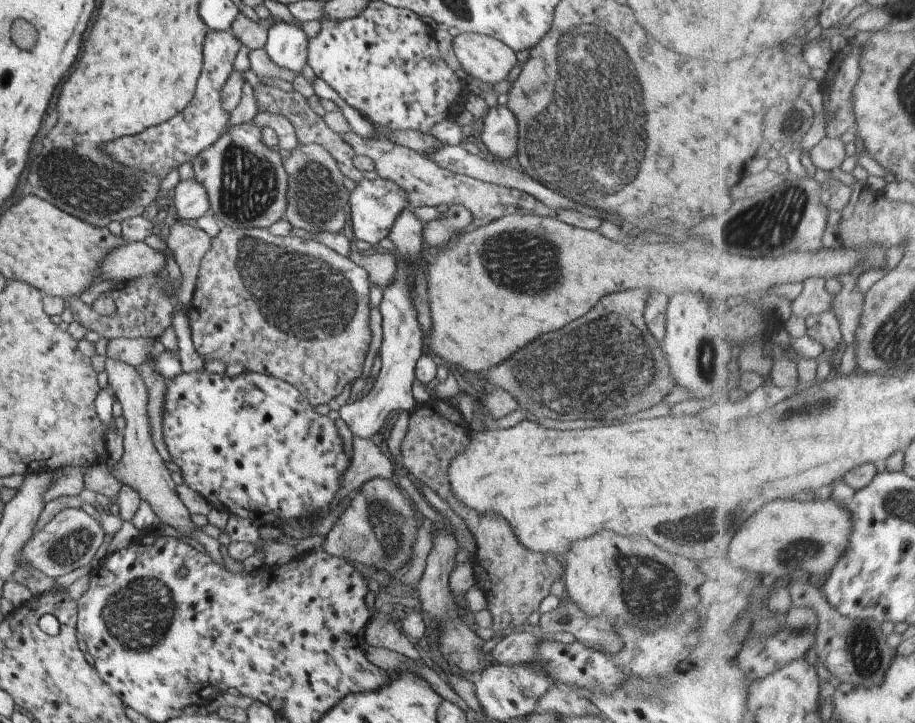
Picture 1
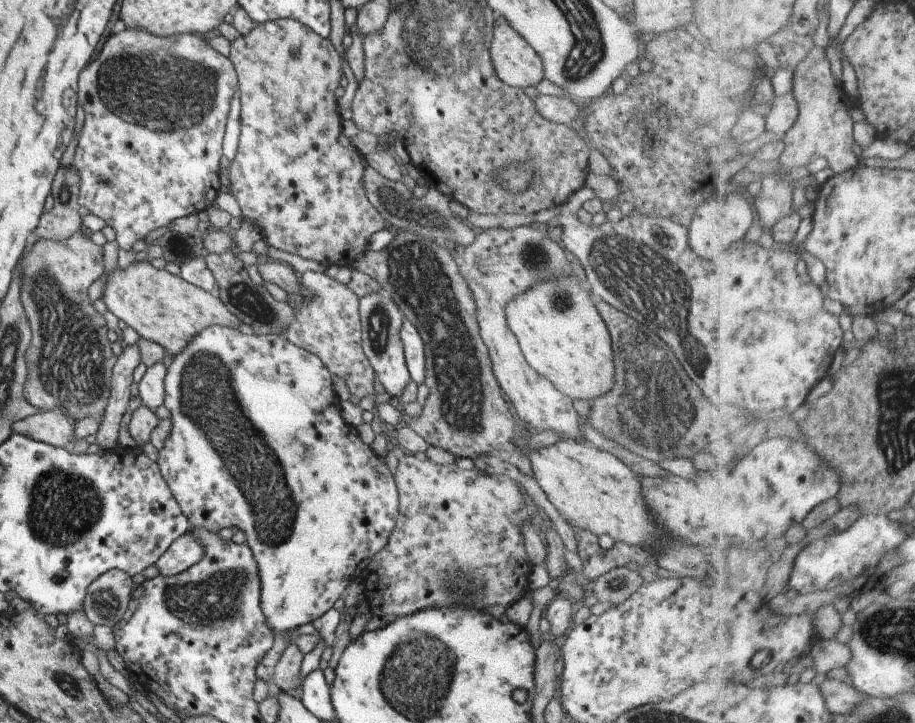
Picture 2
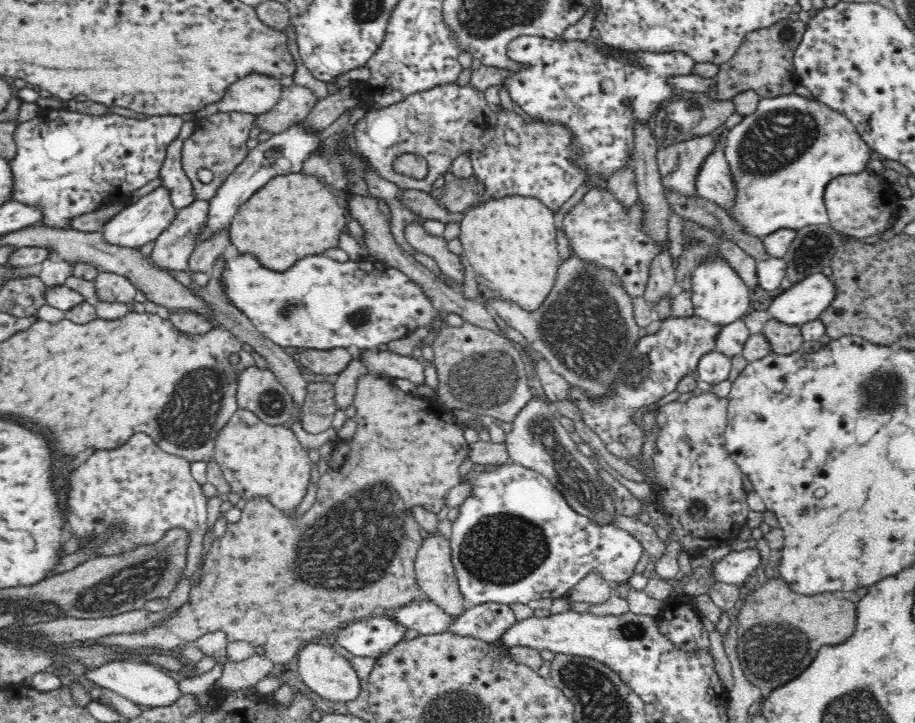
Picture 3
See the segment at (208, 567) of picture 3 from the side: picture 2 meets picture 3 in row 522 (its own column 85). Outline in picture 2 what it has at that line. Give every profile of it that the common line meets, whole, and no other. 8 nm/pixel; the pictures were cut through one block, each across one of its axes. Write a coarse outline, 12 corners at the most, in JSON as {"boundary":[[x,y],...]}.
{"boundary":[[79,229],[18,262],[23,398],[99,420],[116,357]]}

